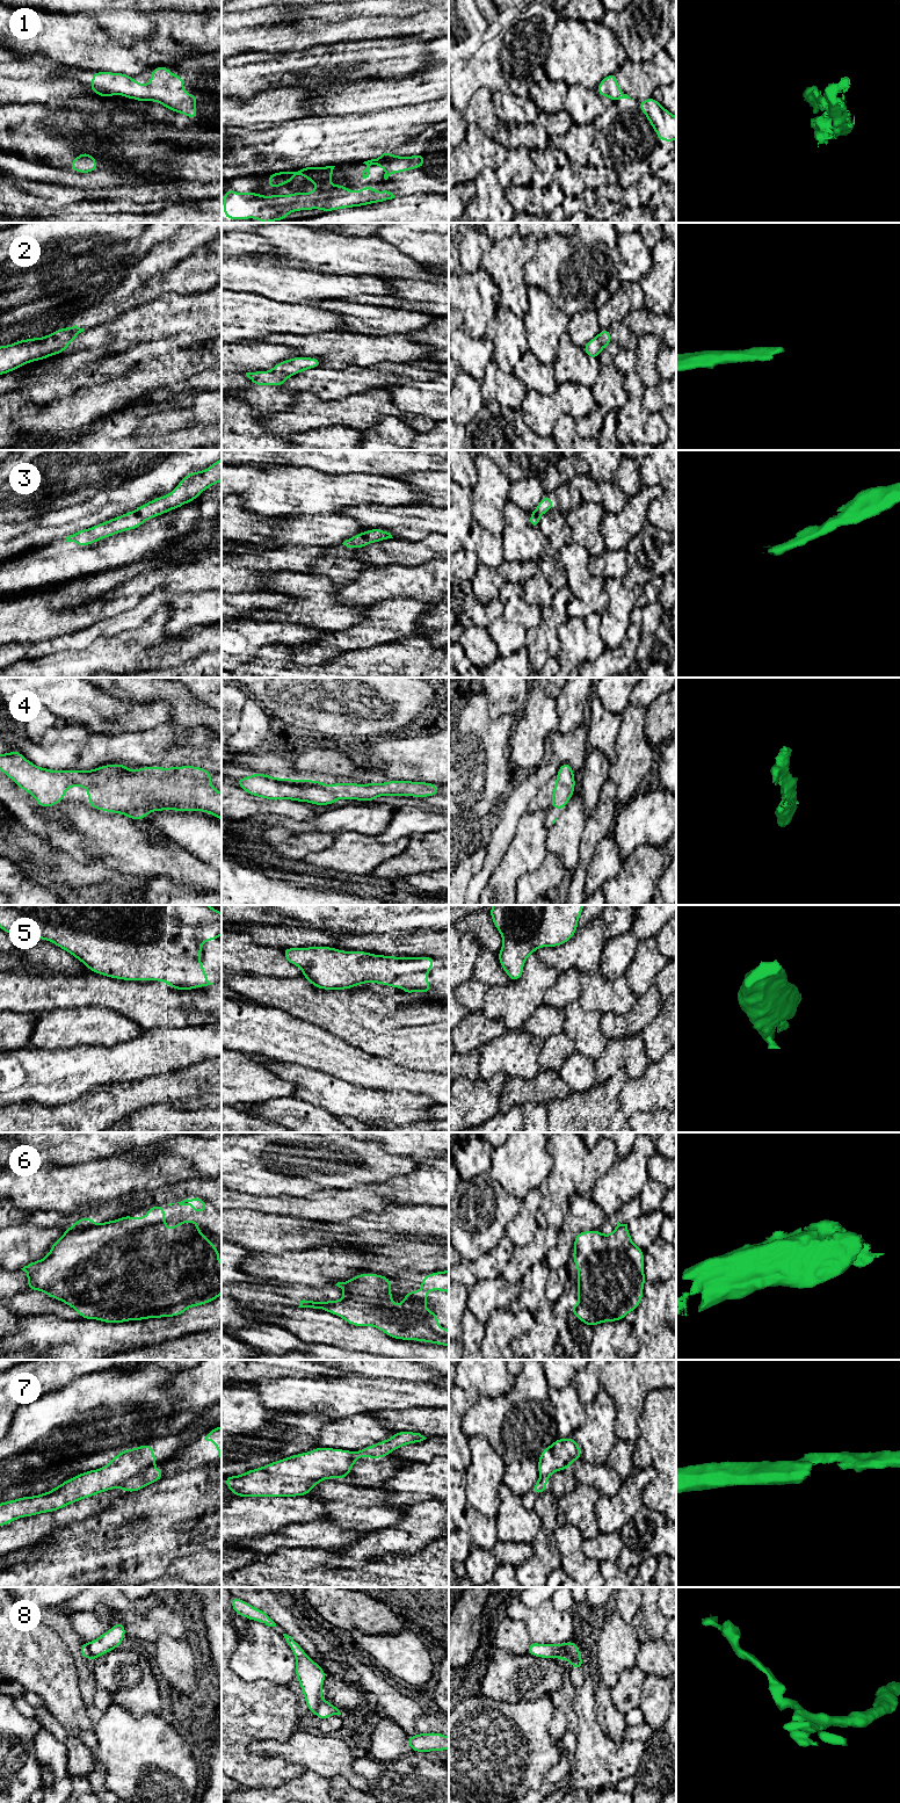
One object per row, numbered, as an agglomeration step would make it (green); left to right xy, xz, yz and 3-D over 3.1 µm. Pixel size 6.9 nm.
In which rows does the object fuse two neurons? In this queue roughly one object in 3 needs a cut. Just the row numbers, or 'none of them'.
1, 6, 7, 8

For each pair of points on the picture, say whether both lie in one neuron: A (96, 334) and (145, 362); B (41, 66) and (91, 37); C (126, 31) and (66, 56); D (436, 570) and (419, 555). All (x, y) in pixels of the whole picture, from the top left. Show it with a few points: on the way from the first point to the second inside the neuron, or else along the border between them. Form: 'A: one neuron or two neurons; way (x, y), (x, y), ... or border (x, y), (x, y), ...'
A: one neuron; way (109, 334), (118, 334), (132, 349)
B: two neurons; border (24, 53), (43, 55), (64, 67)
C: two neurons; border (93, 16), (120, 42), (130, 43), (138, 37)
D: two neurons; border (436, 557), (414, 565), (400, 564)

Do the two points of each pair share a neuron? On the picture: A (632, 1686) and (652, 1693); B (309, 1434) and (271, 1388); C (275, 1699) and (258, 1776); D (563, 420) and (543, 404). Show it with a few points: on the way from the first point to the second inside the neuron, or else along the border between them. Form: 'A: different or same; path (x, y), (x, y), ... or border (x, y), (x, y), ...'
A: different; border (646, 1675), (643, 1682), (641, 1700), (637, 1707)
B: different; border (266, 1409), (291, 1413), (319, 1414)
C: same; path (255, 1718), (242, 1731), (242, 1757)
D: different; border (563, 412), (558, 417), (554, 432), (551, 435)

